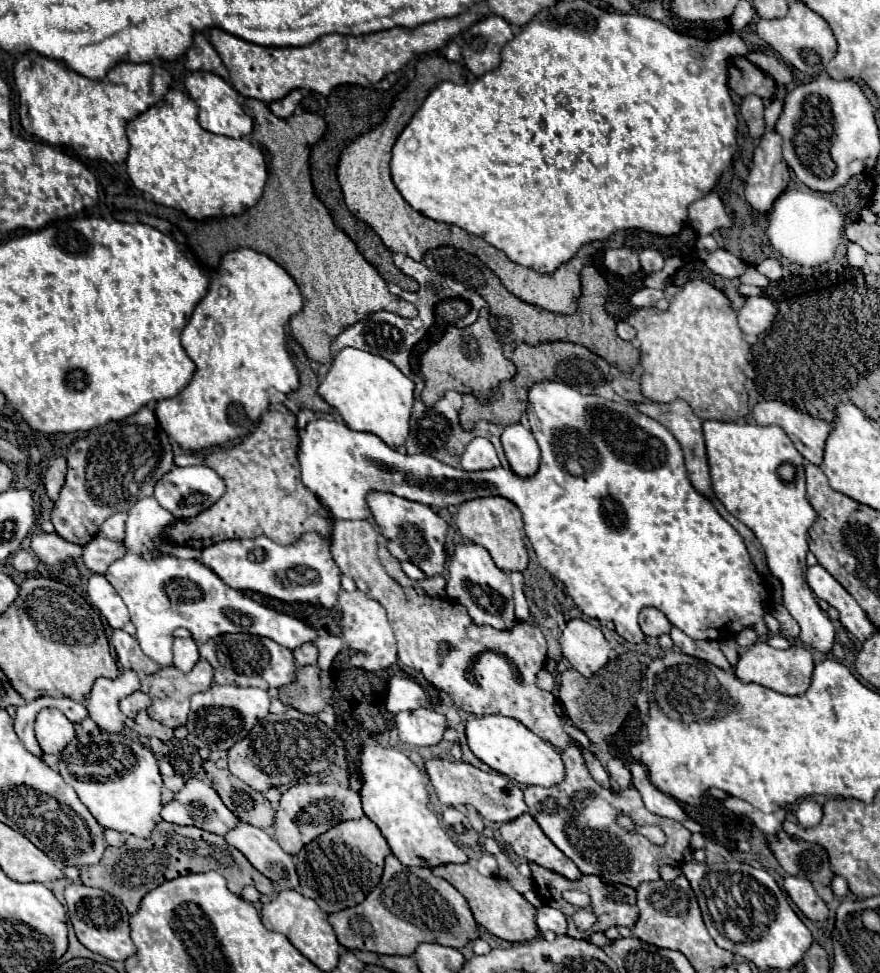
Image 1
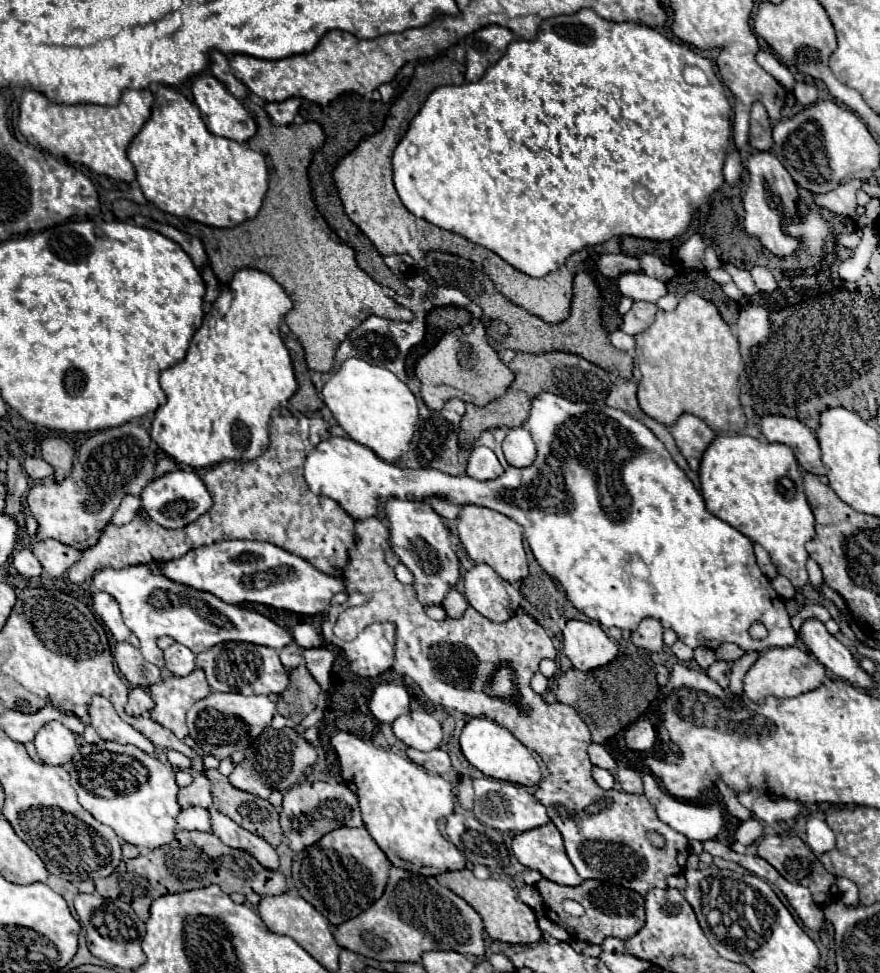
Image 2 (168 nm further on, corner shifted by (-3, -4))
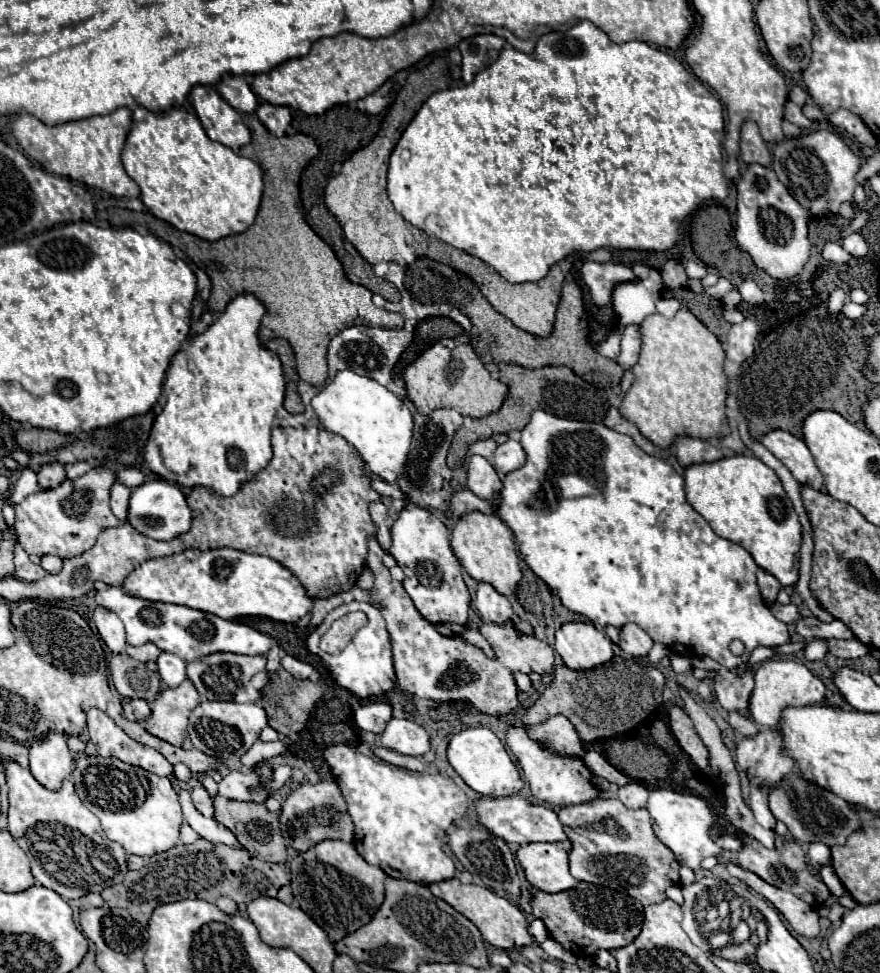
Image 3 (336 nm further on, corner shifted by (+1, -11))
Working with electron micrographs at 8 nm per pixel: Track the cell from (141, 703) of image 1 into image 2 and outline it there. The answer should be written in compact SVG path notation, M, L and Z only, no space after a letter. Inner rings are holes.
M132 688L130 690L128 702L126 702L126 714L138 716L138 714L144 714L152 708L154 708L154 700L150 698L150 694L144 688Z

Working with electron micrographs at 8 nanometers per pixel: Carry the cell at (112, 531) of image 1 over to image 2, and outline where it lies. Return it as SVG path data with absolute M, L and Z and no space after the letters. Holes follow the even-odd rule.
M128 494L128 496L122 500L122 504L118 506L118 510L114 512L112 524L116 524L116 526L128 524L128 522L136 516L136 512L138 512L138 510L140 510L140 498L138 498L138 496Z

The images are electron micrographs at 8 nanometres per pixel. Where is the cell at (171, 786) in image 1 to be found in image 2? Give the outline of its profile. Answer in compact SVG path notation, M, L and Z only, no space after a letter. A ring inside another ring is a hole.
M196 772L192 784L186 786L186 788L180 788L180 792L178 792L178 802L180 802L182 808L190 808L190 806L212 808L210 780L208 780L202 772Z

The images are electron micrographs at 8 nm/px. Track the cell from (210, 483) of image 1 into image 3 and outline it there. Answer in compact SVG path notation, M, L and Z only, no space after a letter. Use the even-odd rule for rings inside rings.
M152 479L132 491L128 521L146 537L170 541L192 527L192 509L188 507L186 495L176 483L170 483L166 479Z

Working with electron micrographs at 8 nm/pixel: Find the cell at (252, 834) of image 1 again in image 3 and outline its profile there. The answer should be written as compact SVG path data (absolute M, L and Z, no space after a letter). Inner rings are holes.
M182 785L178 789L178 797L180 797L180 805L182 805L182 813L186 817L186 821L190 823L190 827L206 841L210 843L222 843L222 845L228 845L228 847L234 847L234 849L240 849L242 845L238 843L238 839L234 837L234 833L230 833L230 829L226 829L222 823L218 823L216 819L208 819L208 817L202 817L192 801L190 801L190 791L186 785Z

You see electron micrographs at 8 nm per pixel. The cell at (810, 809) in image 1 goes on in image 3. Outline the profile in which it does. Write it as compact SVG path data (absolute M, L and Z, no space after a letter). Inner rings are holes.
M812 841L808 845L808 851L806 851L808 859L812 865L816 867L824 867L824 865L830 865L830 847L824 845L822 841Z

